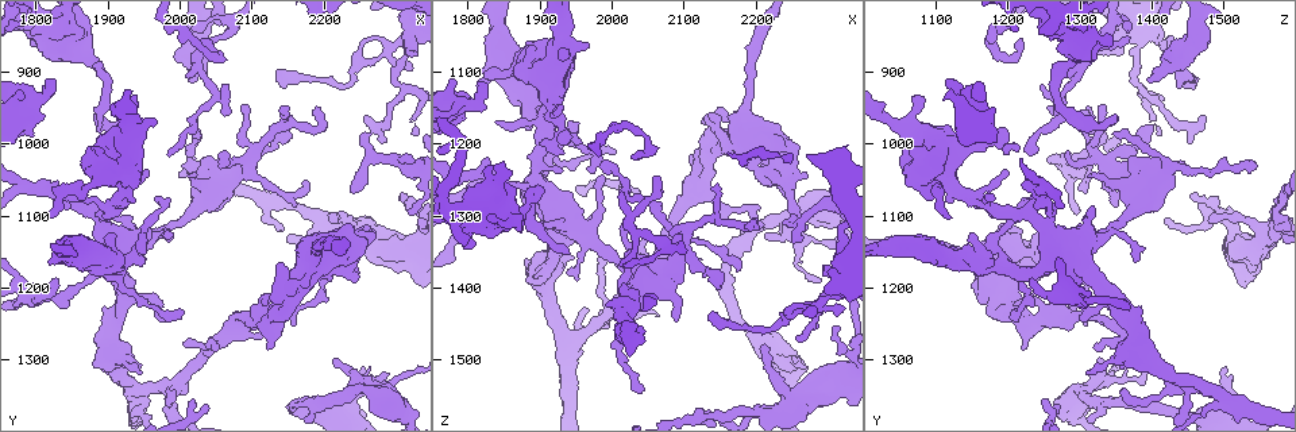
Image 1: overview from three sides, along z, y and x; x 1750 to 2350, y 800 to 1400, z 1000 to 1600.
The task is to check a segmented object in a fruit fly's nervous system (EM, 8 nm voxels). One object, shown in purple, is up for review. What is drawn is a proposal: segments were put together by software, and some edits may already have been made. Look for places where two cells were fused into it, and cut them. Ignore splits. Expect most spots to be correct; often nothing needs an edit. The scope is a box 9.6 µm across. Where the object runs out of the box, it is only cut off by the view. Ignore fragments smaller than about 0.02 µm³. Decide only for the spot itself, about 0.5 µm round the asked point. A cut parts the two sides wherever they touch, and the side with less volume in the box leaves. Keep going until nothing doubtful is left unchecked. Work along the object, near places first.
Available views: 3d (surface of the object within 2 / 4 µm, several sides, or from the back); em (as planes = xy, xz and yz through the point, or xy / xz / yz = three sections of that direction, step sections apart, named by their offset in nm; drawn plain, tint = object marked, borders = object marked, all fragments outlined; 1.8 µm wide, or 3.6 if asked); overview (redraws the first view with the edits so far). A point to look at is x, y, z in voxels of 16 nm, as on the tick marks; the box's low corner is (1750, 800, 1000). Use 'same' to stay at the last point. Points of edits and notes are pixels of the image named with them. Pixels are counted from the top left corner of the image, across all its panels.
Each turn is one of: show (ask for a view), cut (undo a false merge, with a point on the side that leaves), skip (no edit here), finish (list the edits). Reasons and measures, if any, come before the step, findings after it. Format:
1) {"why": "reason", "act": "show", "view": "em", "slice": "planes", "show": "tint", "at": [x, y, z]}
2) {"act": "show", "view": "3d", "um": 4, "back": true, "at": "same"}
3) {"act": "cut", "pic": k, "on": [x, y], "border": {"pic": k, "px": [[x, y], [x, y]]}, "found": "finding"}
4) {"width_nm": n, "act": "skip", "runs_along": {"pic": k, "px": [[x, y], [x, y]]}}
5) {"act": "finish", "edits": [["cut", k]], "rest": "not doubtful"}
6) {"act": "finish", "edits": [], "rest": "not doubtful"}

{"why": "thick turns thin", "act": "show", "view": "em", "um": 3.6, "slice": "planes", "show": "tint", "at": [1835, 845, 1275]}

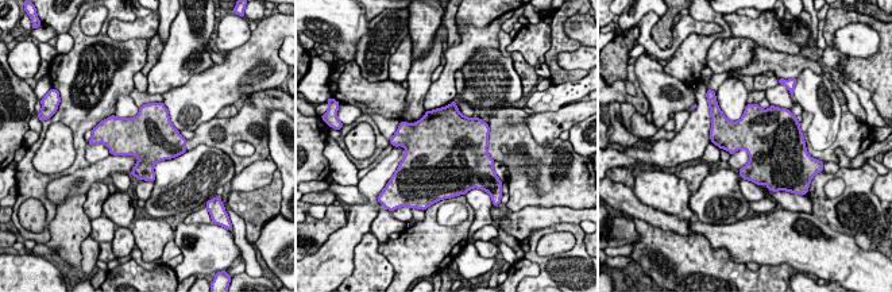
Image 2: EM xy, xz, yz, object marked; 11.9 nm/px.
{"width_nm": 550, "act": "skip", "found": "continuous, no second cell"}

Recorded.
{"why": "a fork", "act": "show", "view": "3d", "um": 4, "back": true, "at": [1790, 950, 1150]}

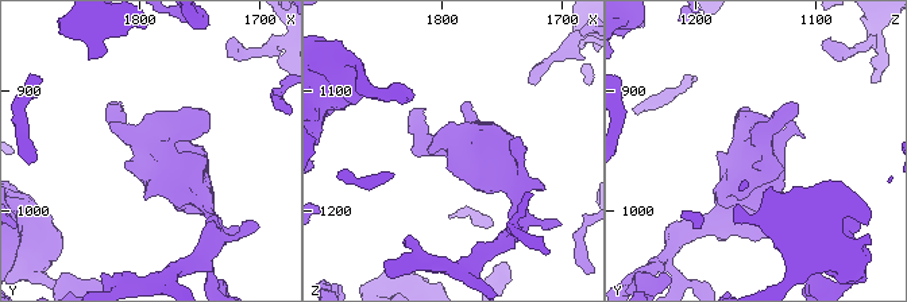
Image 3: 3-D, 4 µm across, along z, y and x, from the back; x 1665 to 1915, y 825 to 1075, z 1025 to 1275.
{"act": "show", "view": "em", "um": 3.6, "slice": "planes", "show": "tint", "at": [1788, 944, 1146]}

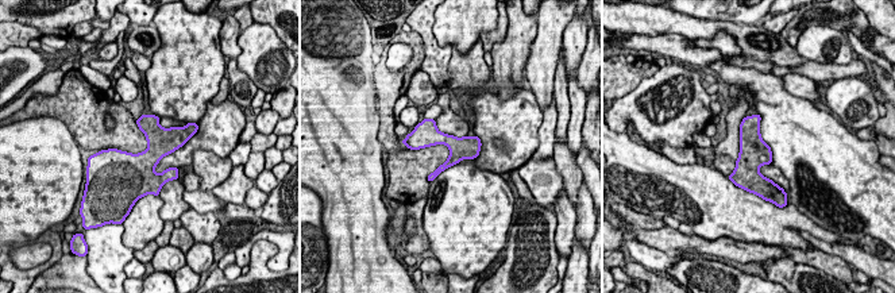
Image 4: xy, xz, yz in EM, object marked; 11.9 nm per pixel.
{"width_nm": 260, "act": "skip", "runs_along": {"pic": 4, "px": [[413, 141], [477, 147]]}, "found": "one cell here"}

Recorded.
{"why": "four or more arms meet", "act": "show", "view": "em", "um": 3.6, "slice": "planes", "show": "borders", "at": [1800, 1220, 1300]}

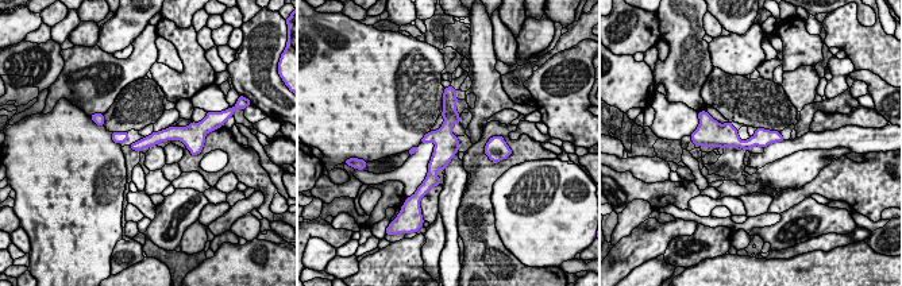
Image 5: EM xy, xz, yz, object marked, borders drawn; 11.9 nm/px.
{"width_nm": 140, "act": "skip", "runs_along": {"pic": 5, "px": [[447, 104], [434, 178]]}, "found": "all the same cell"}

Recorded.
{"why": "abrupt turn", "act": "show", "view": "em", "slice": "planes", "show": "plain", "at": [1960, 1340, 1465]}

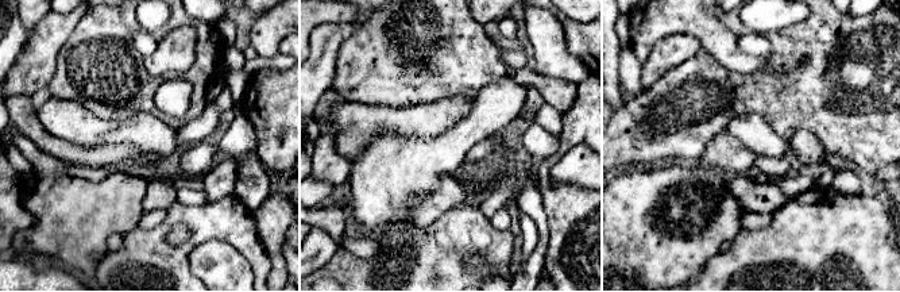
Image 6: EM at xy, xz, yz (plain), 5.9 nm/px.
{"act": "show", "view": "em", "slice": "planes", "show": "tint", "at": "same"}

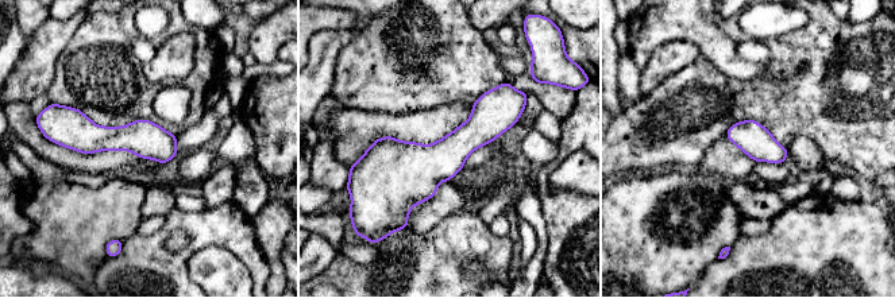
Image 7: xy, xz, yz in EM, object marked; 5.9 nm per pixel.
{"act": "skip", "runs_along": {"pic": 7, "px": [[66, 140], [146, 139], [173, 151]]}, "found": "all the same cell"}

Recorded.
{"act": "finish", "edits": [], "rest": "not doubtful"}

